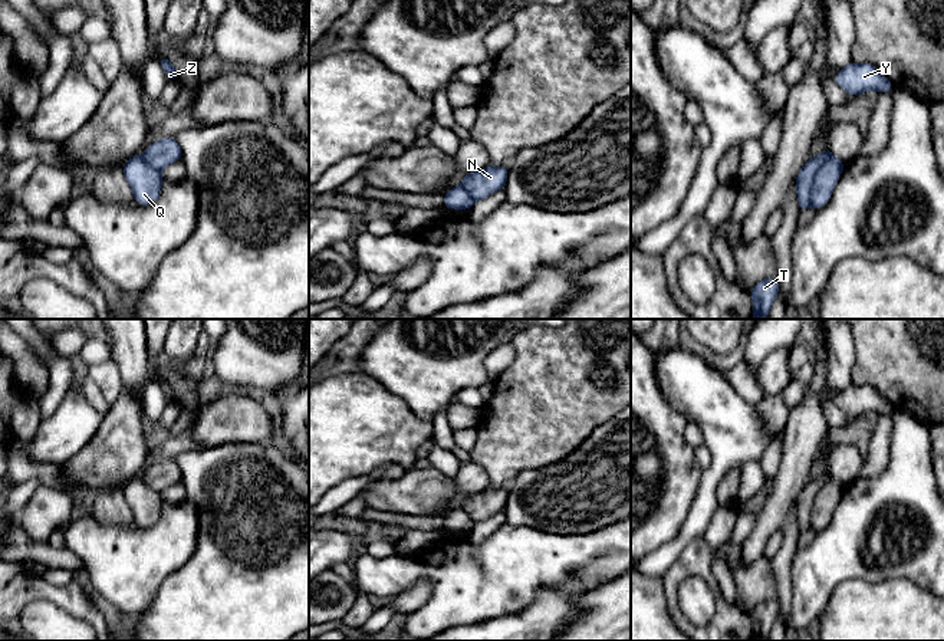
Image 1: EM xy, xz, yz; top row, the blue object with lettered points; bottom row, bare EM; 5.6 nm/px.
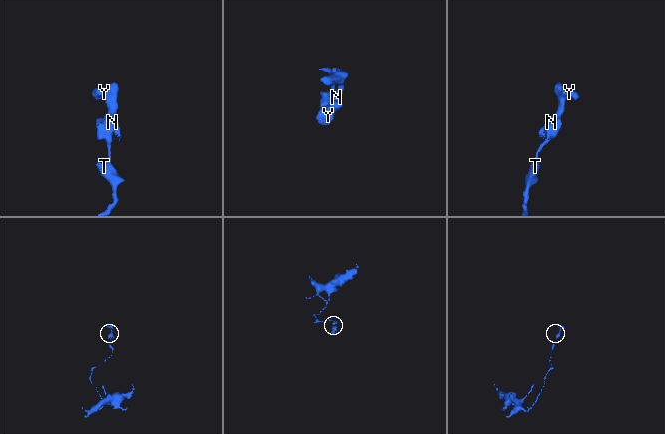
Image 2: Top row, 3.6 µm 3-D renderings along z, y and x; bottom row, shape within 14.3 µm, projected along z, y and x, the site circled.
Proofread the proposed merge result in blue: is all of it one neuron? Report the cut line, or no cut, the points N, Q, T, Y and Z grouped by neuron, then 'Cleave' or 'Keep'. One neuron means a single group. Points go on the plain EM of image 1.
Split along yz (831, 475), (815, 496), (809, 528). Groups: N Y Z / Q T. Cleave

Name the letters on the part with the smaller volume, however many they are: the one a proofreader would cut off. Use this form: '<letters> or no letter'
N, Y, Z

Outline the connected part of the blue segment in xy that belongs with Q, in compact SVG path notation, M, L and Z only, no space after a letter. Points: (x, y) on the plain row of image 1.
M134 477L122 487L122 493L139 527L149 527L158 522L164 500L142 477Z

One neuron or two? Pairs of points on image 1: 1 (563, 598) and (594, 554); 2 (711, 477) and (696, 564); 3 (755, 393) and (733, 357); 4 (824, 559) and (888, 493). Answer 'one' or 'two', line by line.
1: two
2: two
3: two
4: one

